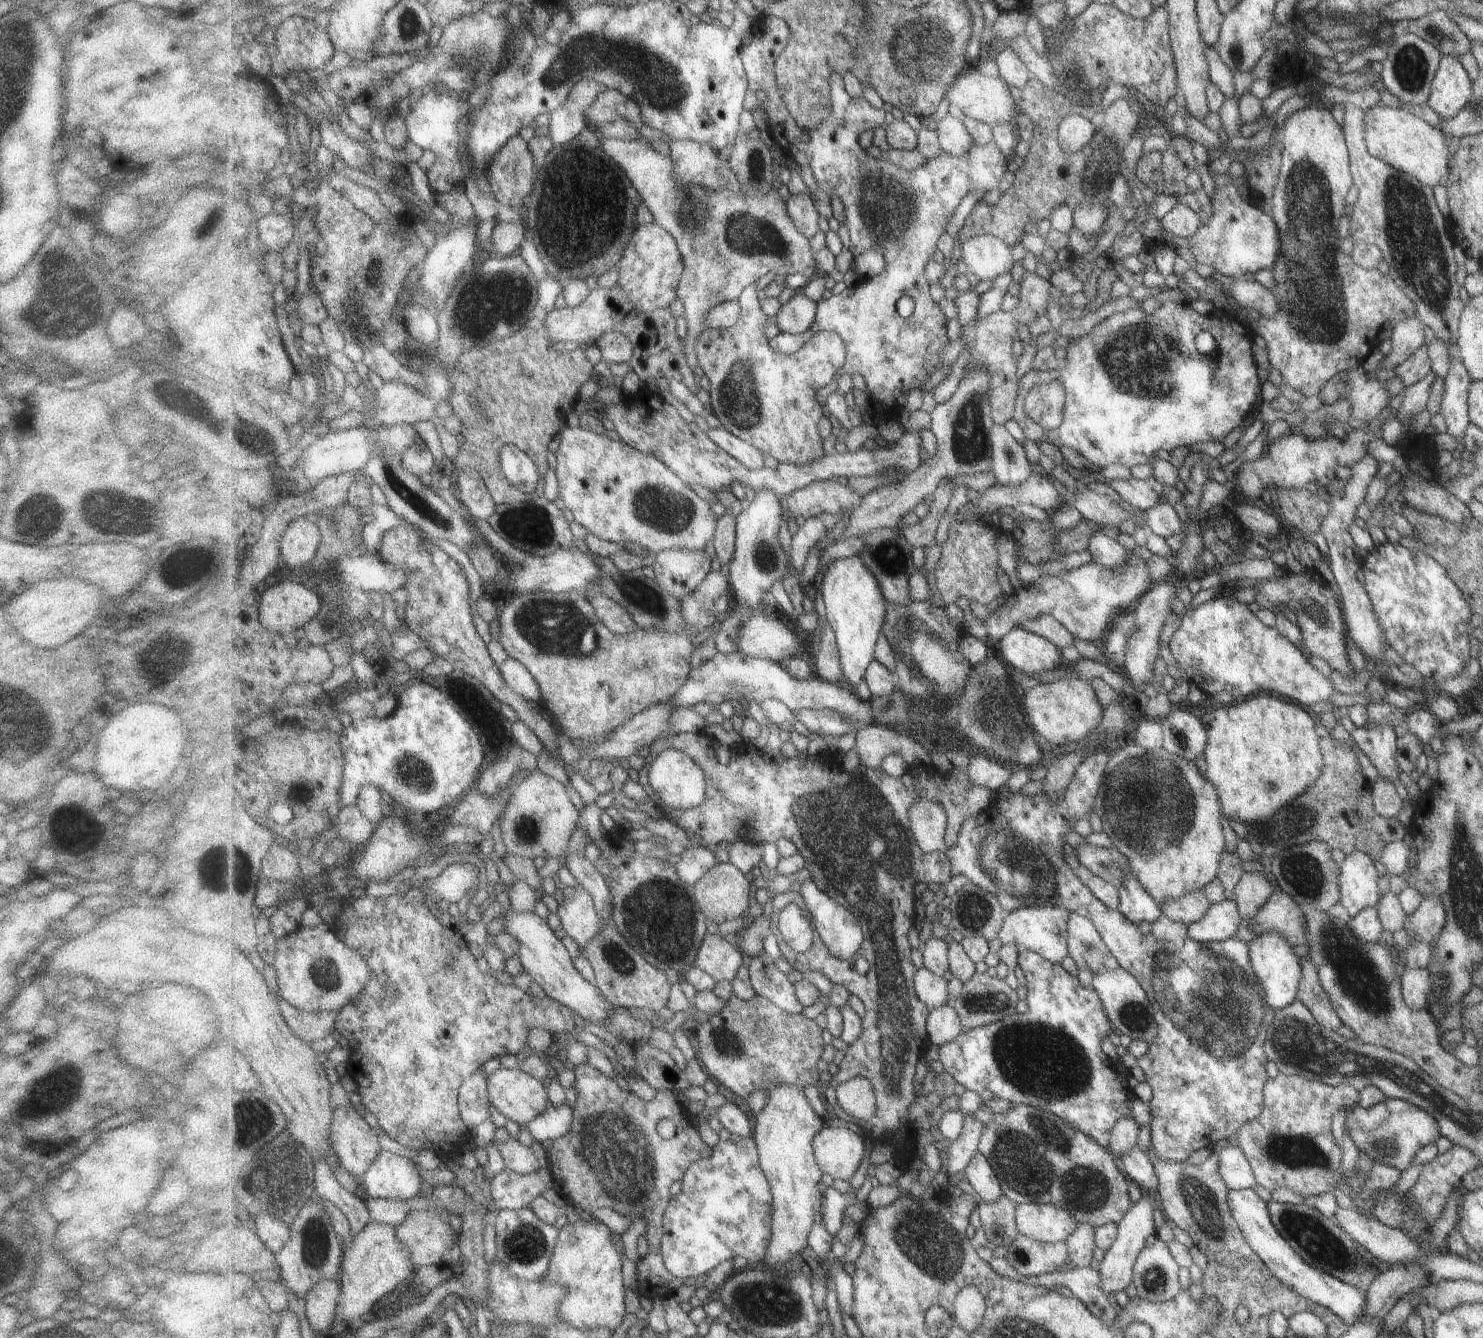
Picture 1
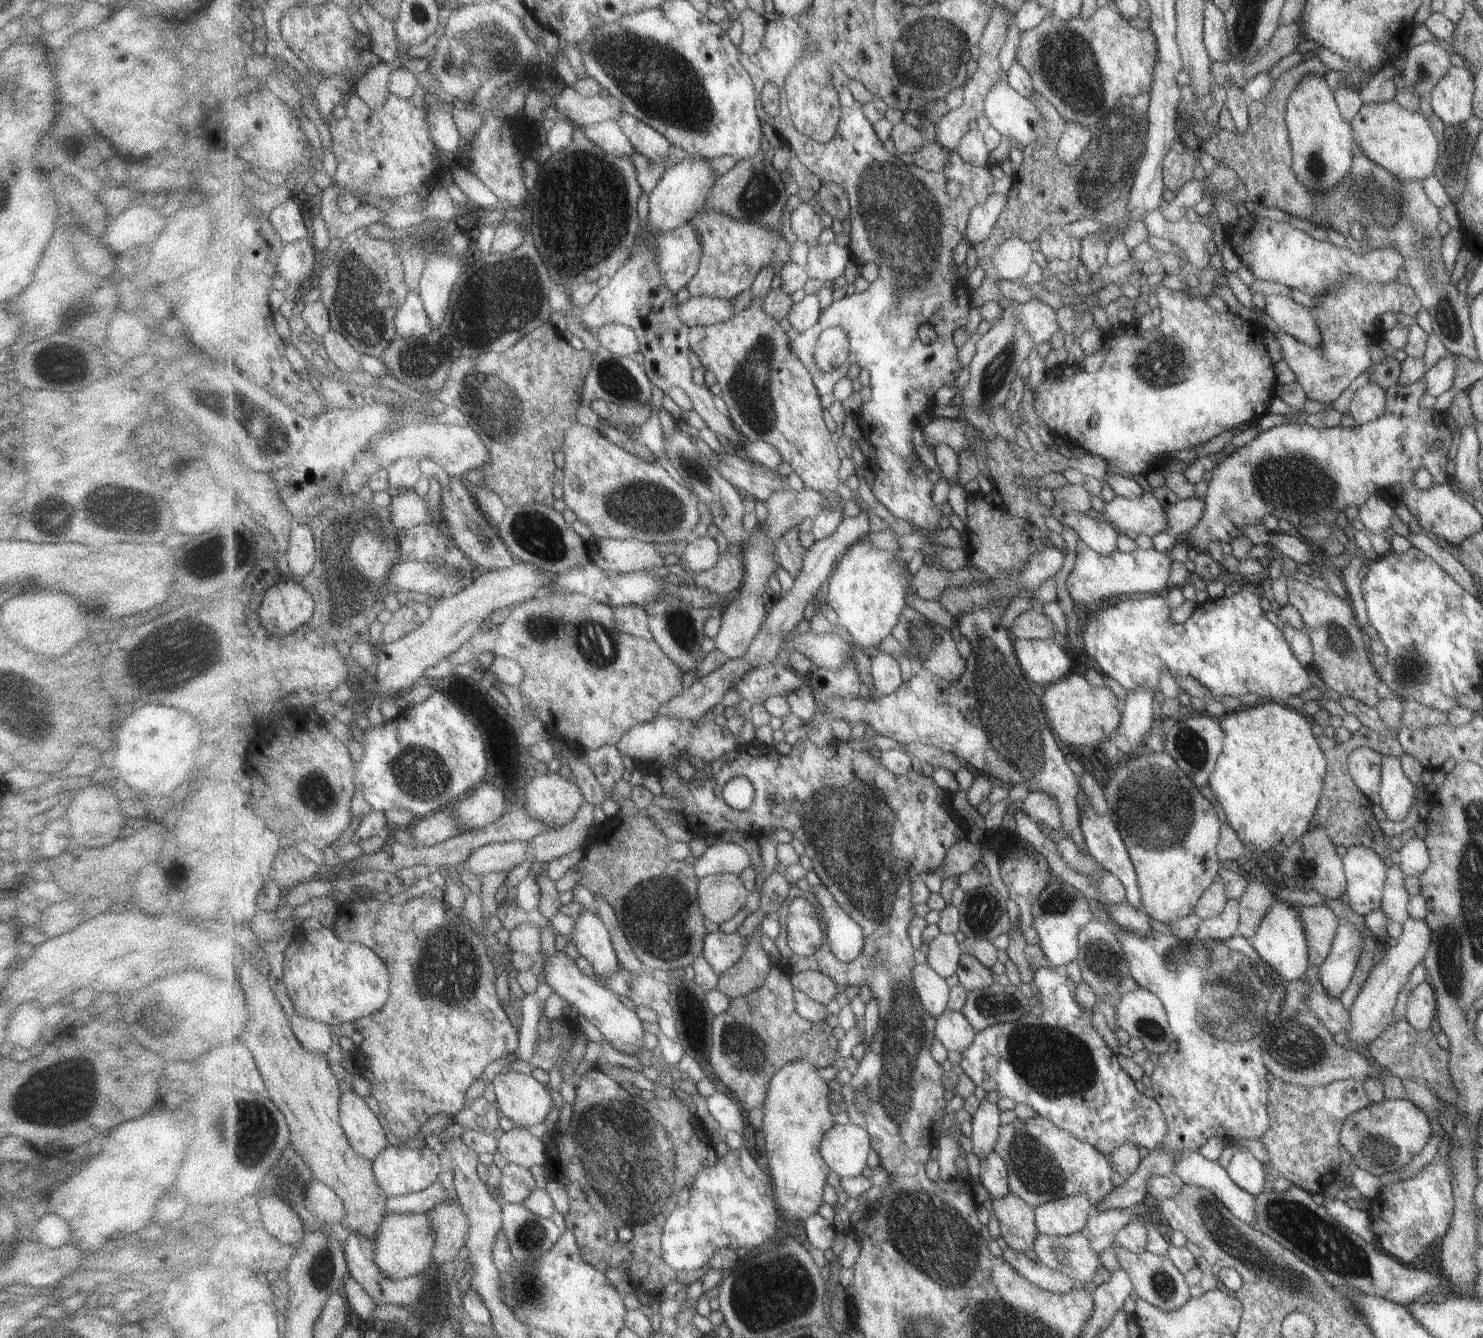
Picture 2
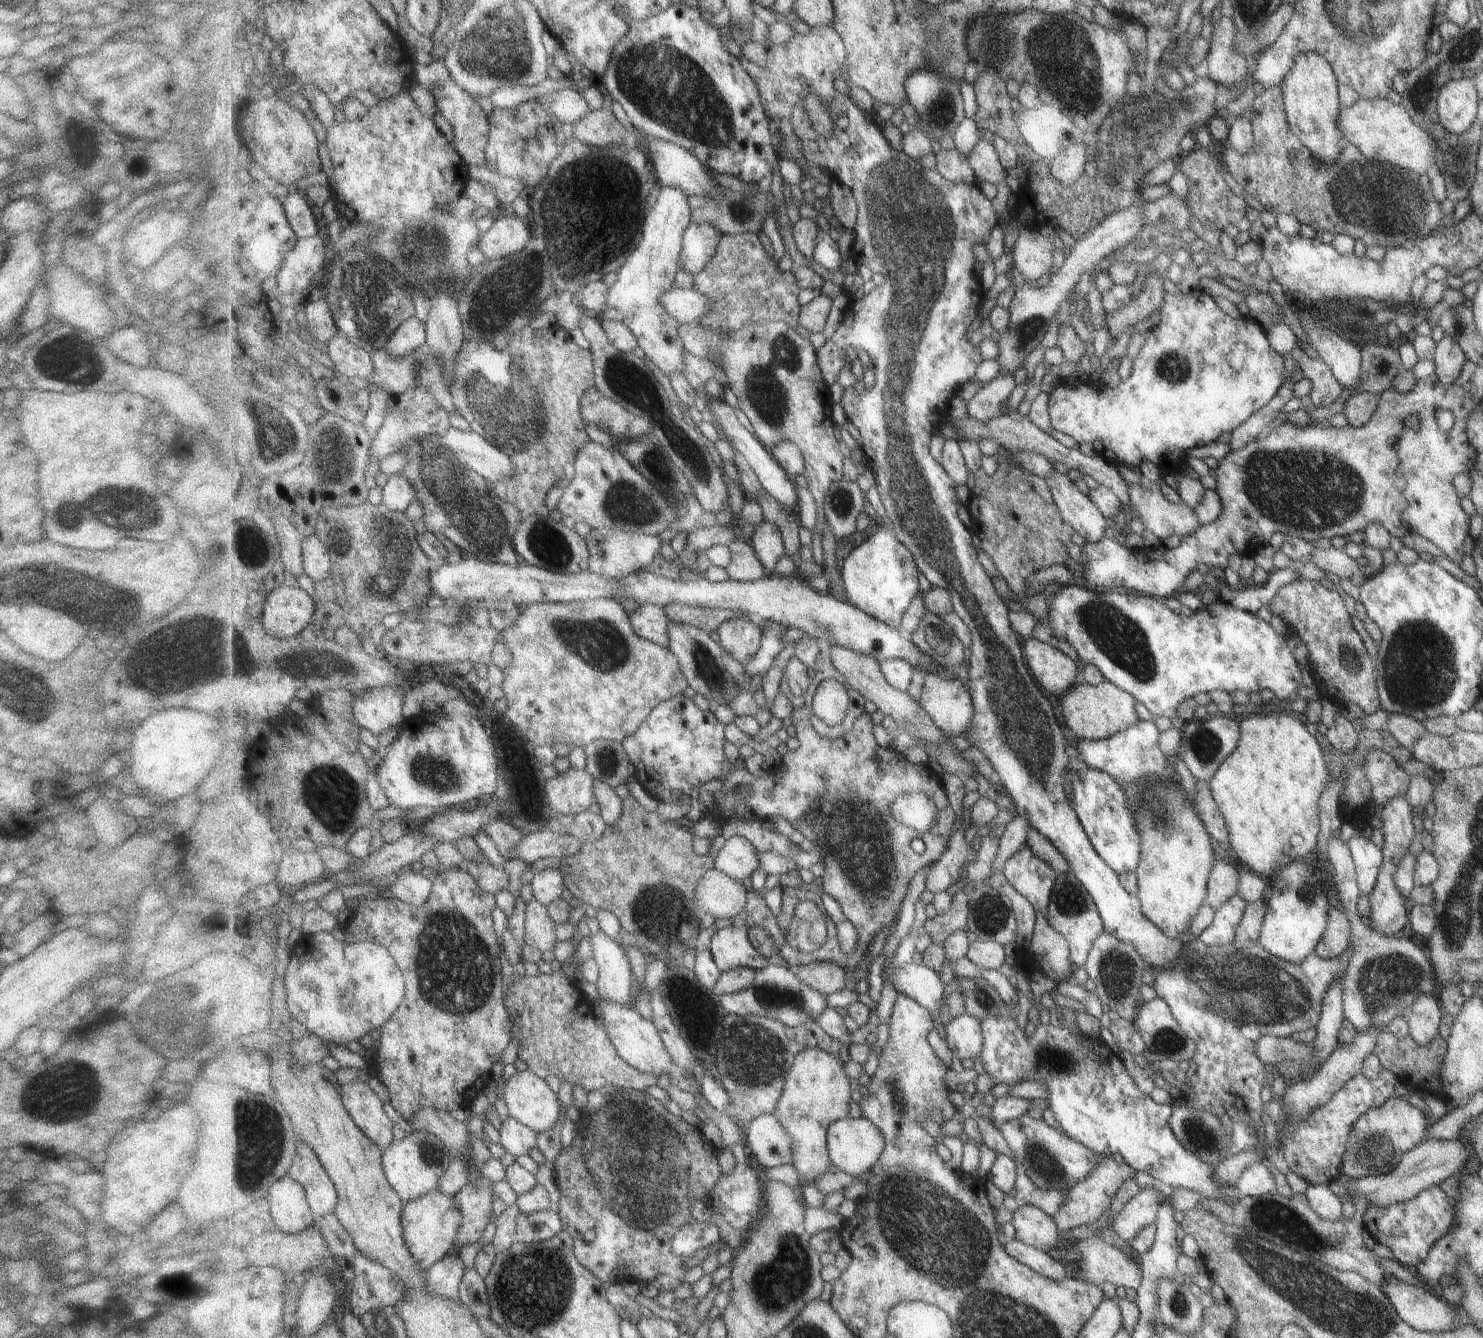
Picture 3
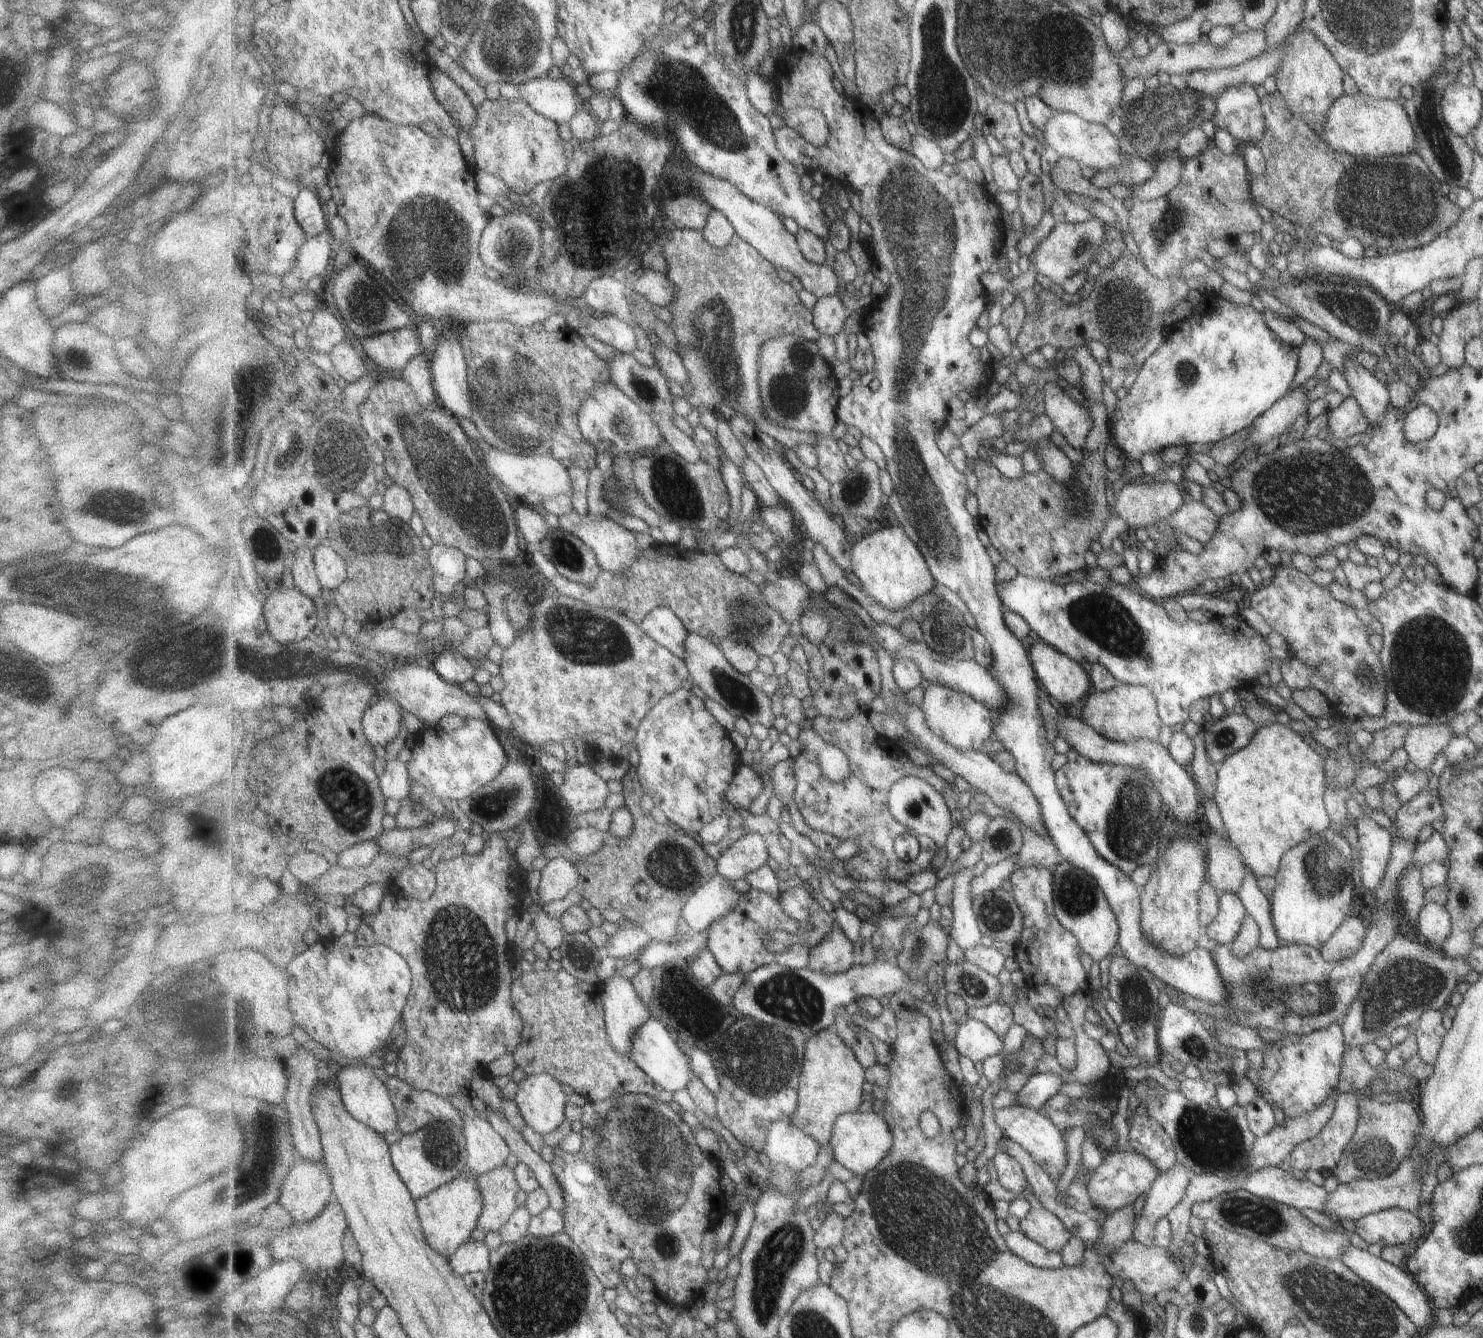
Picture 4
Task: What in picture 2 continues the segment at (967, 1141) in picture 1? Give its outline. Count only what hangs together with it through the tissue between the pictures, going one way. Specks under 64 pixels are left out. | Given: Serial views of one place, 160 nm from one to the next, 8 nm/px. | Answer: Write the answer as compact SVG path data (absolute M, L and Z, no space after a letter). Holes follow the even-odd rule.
M983 1101L974 1112L972 1122L973 1134L970 1138L972 1151L980 1161L984 1161L994 1152L999 1140L1003 1110L996 1103Z

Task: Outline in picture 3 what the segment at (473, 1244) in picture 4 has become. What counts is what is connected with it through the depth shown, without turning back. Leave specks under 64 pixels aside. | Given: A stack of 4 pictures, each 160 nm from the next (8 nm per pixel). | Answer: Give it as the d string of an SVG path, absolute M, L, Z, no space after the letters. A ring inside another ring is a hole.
M453 1251L445 1259L428 1268L424 1275L428 1291L444 1299L460 1300L460 1284L469 1268L461 1261L458 1251Z

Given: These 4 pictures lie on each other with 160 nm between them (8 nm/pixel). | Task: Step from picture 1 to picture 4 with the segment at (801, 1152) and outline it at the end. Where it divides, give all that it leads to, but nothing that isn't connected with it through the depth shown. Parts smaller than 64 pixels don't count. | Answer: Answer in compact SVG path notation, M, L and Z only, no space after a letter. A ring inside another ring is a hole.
M824 1029L810 1037L806 1044L798 1088L799 1106L789 1122L815 1138L822 1147L829 1145L839 1116L859 1110L859 1106L867 1099L863 1092L865 1082L868 1082L866 1068L859 1062L851 1045L831 1029Z

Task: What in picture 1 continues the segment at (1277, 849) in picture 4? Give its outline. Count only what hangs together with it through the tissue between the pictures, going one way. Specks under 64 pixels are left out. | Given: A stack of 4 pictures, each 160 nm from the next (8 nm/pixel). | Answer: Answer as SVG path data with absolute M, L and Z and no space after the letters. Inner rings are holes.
M1265 692L1231 704L1214 705L1212 711L1201 716L1200 721L1207 733L1207 742L1202 750L1205 777L1214 786L1220 810L1228 819L1242 823L1268 821L1280 808L1305 792L1319 776L1323 764L1318 747L1320 738L1313 731L1316 718L1308 708Z

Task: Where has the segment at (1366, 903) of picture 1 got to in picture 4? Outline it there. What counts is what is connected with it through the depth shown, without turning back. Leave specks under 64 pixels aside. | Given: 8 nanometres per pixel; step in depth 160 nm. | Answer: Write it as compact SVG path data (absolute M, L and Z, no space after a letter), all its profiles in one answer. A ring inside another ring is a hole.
M1365 813L1355 820L1360 880L1364 891L1369 893L1380 885L1383 878L1390 855L1392 834Z

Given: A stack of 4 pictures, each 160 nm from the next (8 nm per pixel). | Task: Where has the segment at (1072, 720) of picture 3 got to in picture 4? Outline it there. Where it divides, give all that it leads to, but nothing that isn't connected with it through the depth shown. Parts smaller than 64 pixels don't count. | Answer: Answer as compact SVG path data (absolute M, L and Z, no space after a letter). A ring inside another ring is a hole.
M1117 683L1108 691L1092 692L1083 704L1081 718L1112 741L1147 739L1157 743L1159 730L1163 726L1158 717L1155 697L1144 686L1127 683Z

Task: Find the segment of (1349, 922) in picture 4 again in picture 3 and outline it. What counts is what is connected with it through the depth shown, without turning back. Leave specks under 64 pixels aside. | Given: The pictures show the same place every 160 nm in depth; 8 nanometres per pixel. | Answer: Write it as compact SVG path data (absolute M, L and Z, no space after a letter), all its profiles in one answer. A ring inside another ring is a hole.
M1331 908L1324 935L1312 950L1322 959L1338 957L1350 944L1350 926L1344 912Z

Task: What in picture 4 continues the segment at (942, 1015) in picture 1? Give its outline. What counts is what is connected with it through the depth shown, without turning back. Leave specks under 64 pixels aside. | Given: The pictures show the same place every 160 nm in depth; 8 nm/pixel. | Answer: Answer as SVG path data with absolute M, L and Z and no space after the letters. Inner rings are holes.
M966 1016L960 1022L954 1046L961 1056L973 1062L982 1062L987 1056L999 1054L1005 1046L1005 1040L984 1022Z

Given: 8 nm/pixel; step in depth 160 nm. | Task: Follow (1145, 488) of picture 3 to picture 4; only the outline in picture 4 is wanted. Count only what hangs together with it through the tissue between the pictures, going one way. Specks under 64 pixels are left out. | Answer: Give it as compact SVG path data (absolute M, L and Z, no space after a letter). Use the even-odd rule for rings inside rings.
M1190 501L1181 503L1179 508L1166 518L1166 523L1171 529L1181 532L1181 535L1206 543L1215 532L1218 520L1219 517L1202 502Z

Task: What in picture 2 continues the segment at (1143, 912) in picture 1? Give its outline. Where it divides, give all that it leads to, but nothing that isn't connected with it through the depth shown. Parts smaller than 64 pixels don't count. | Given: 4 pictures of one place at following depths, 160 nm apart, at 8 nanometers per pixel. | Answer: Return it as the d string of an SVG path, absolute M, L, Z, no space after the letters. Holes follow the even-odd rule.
M1088 802L1084 806L1084 811L1081 815L1081 824L1086 843L1088 844L1088 852L1099 864L1102 864L1102 867L1107 872L1113 873L1117 878L1121 879L1121 882L1126 888L1127 904L1134 909L1140 910L1141 898L1138 893L1138 881L1134 871L1134 865L1127 852L1126 840L1124 839L1123 833L1119 830L1117 824L1115 824L1111 814L1107 811L1104 815L1099 816L1095 812L1095 808Z

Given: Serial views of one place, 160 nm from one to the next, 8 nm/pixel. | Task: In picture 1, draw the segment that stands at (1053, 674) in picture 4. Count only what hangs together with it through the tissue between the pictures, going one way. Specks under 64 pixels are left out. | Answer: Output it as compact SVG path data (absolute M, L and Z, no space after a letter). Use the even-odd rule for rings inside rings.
M1021 626L1007 633L995 645L995 651L1012 668L1028 676L1055 670L1061 664L1056 644Z

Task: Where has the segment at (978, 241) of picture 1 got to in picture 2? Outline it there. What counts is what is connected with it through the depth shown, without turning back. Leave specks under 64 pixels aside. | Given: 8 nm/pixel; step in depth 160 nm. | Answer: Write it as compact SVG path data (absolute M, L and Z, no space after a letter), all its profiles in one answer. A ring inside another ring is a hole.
M1009 239L984 265L988 269L995 270L1003 279L1017 282L1031 270L1033 254L1035 254L1035 249L1030 242Z

